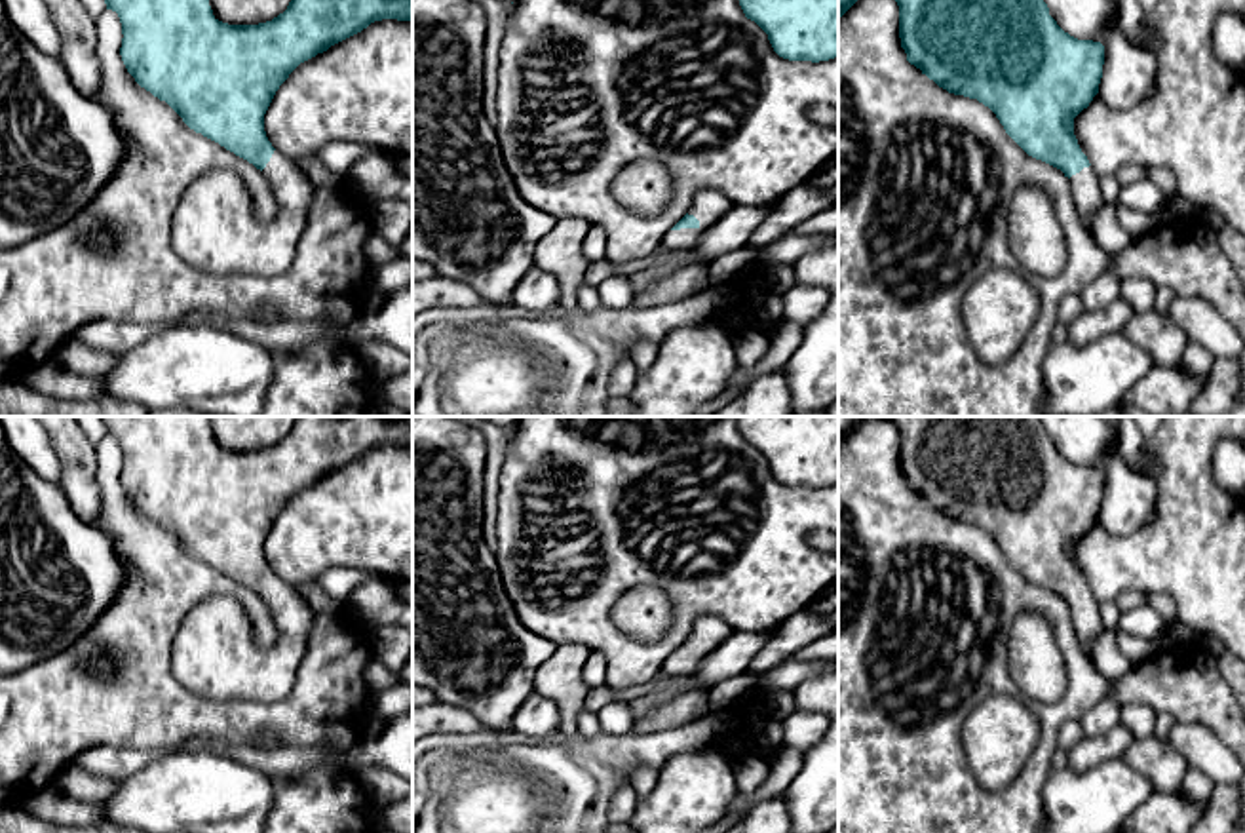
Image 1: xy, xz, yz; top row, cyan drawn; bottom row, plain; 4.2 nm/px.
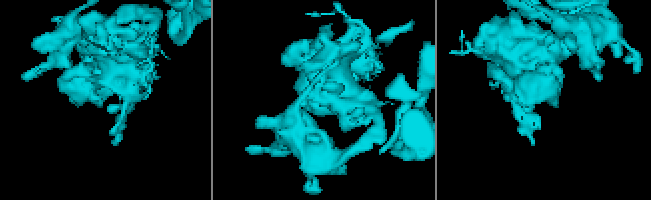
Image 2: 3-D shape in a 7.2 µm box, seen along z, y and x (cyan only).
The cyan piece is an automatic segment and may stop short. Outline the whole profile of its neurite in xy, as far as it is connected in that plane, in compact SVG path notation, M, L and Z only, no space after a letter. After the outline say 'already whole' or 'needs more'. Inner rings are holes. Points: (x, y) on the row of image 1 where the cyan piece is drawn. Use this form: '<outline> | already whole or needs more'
M105 0L105 4L106 10L116 11L120 17L124 34L120 55L135 82L160 101L165 101L190 129L260 169L278 202L276 217L260 221L243 181L236 173L215 167L200 175L184 190L173 217L171 245L177 255L209 274L285 274L297 257L306 226L312 184L293 158L272 146L264 131L264 114L279 86L300 63L361 32L374 21L412 21L412 0L291 0L283 13L259 25L222 23L213 15L209 0Z | needs more

